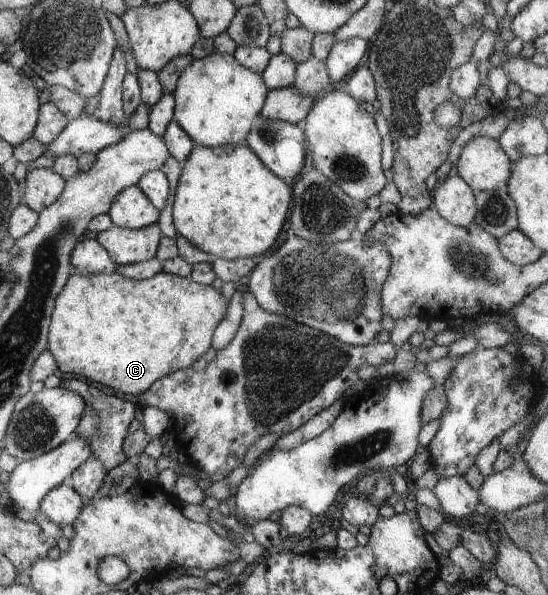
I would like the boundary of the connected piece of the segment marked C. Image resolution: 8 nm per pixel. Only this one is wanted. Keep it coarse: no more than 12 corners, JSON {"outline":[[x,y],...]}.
{"outline":[[164,271],[71,273],[62,377],[140,394],[211,347],[229,300]]}

